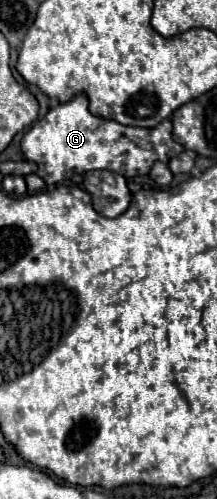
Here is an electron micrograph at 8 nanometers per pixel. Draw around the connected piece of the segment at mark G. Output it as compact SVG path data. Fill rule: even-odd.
M76 95L72 101L58 105L46 113L46 117L32 125L32 129L24 135L22 153L28 161L34 161L38 165L36 175L42 179L48 179L48 185L60 183L62 175L64 179L70 179L76 171L86 173L94 169L108 169L114 173L122 173L122 177L136 177L136 175L148 175L150 167L156 161L168 163L170 157L180 155L184 147L172 139L172 123L170 119L162 121L154 129L142 129L142 127L126 127L112 119L102 119L92 115L86 109L86 97ZM134 137L148 139L152 143L152 149L140 149L132 143Z

